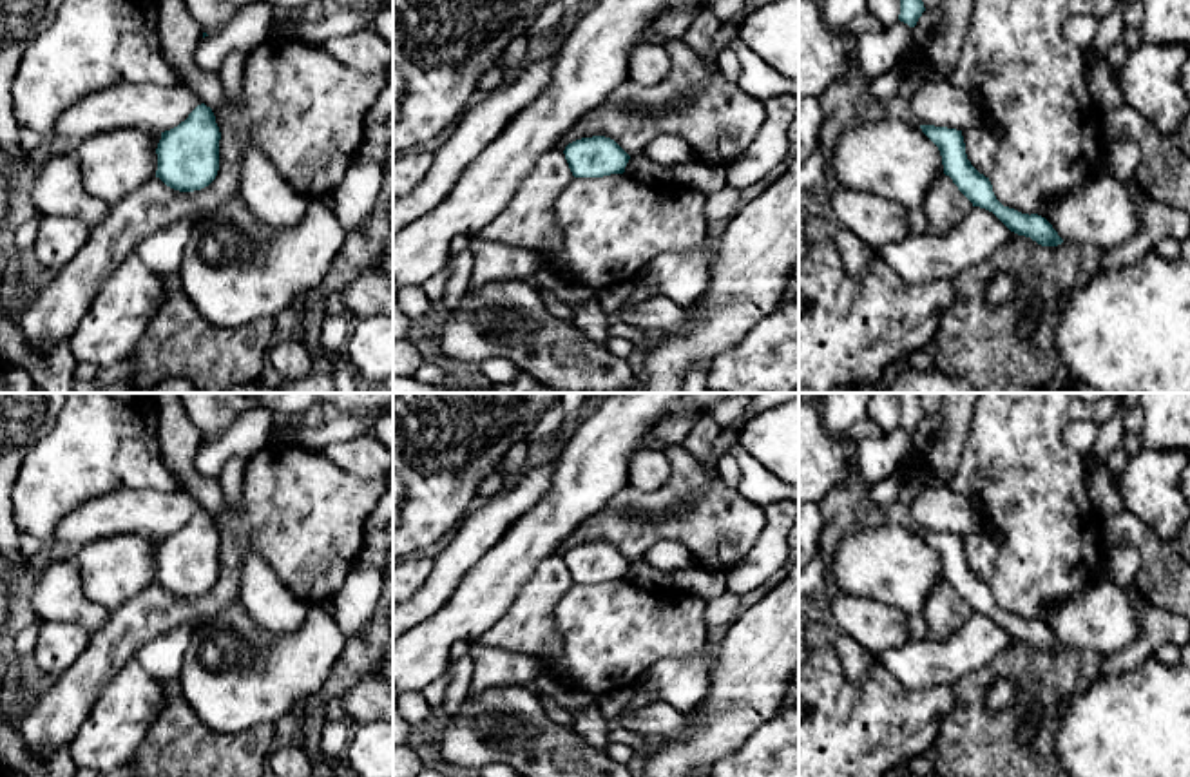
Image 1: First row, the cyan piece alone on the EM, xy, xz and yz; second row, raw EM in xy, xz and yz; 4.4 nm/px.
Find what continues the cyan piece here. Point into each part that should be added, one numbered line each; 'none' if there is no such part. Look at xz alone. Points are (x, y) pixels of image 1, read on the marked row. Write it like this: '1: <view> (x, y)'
none

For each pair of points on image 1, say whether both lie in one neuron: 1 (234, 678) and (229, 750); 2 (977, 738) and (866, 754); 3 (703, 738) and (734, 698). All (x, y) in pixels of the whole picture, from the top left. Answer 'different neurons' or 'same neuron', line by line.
1: different neurons
2: different neurons
3: same neuron

